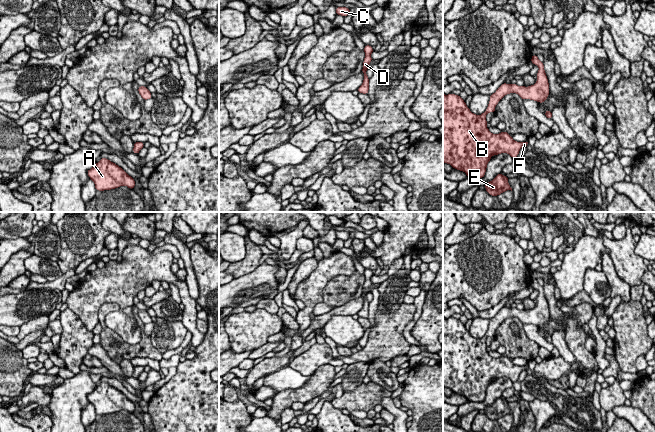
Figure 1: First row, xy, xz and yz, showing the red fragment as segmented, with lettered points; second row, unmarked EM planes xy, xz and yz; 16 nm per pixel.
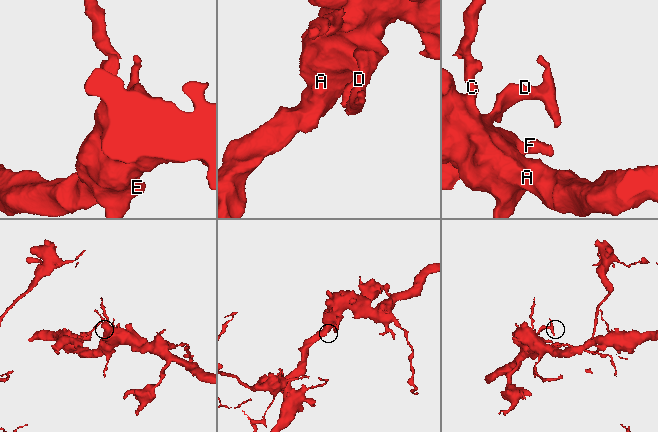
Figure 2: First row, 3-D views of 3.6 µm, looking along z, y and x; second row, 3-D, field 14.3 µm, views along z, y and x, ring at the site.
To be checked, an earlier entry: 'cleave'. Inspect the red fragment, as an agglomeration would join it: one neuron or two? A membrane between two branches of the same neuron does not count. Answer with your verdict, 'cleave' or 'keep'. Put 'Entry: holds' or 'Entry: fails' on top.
Entry: fails
keep

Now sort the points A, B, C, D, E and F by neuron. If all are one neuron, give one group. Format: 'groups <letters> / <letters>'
groups A B C D E F

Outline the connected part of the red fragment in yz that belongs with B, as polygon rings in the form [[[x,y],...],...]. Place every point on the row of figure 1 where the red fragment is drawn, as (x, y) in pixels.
[[[532,55],[531,62],[539,67],[537,82],[528,87],[503,83],[490,95],[488,107],[481,115],[472,113],[459,95],[443,94],[444,163],[465,172],[467,177],[483,178],[493,155],[508,153],[516,158],[520,149],[529,144],[528,141],[514,141],[506,131],[491,133],[487,128],[486,115],[494,113],[498,102],[510,93],[539,103],[548,98],[550,90],[544,64],[537,55]]]

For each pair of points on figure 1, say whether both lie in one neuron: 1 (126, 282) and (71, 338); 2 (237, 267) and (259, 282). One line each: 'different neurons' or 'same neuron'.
1: different neurons
2: different neurons

